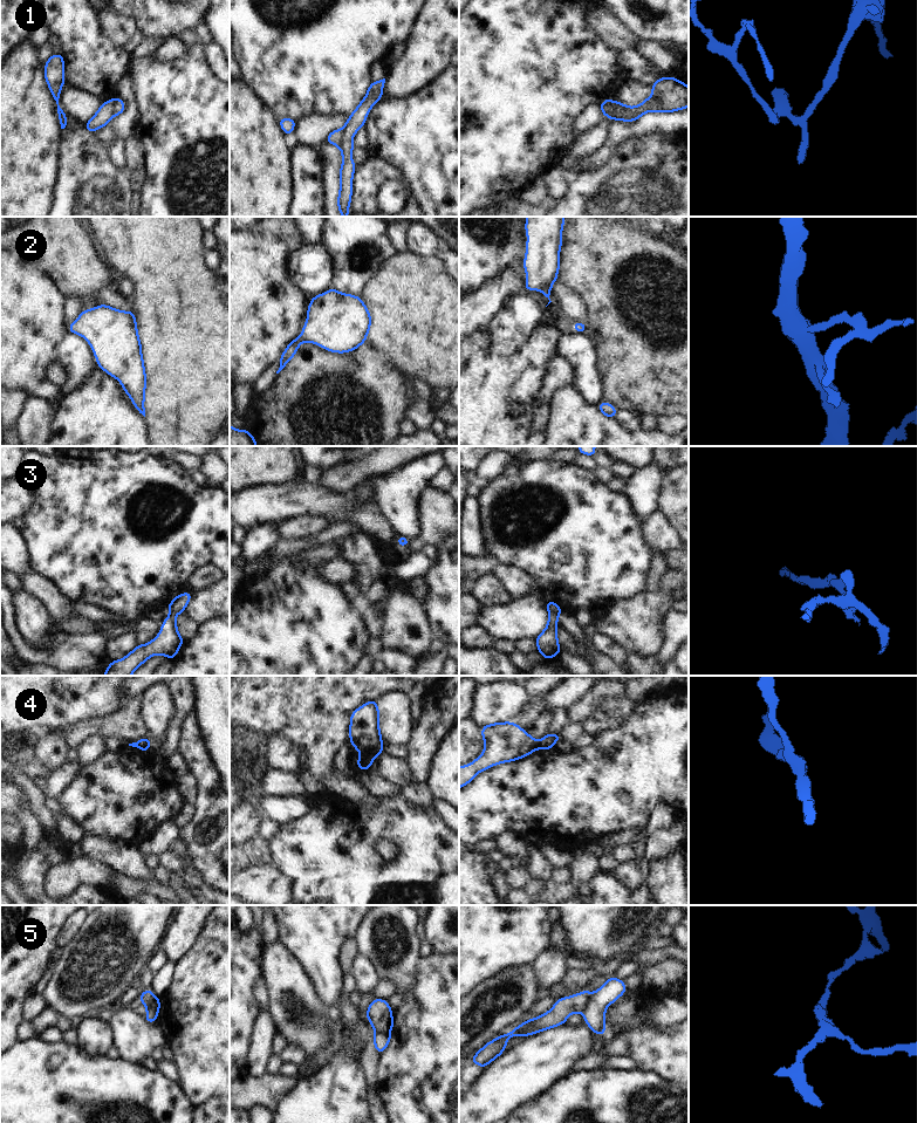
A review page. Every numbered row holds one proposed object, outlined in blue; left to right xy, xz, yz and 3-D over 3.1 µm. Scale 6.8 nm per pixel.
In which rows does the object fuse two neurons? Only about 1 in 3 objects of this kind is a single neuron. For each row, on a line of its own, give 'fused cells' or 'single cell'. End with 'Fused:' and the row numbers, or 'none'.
1: fused cells
2: single cell
3: single cell
4: fused cells
5: fused cells
Fused: 1, 4, 5

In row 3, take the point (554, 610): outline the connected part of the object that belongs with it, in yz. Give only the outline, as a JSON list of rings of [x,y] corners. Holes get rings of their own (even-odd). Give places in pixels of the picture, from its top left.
[[[547,601],[546,608],[549,618],[546,629],[535,638],[538,651],[547,660],[560,655],[561,648],[557,642],[557,618],[562,614],[562,609],[555,601]]]

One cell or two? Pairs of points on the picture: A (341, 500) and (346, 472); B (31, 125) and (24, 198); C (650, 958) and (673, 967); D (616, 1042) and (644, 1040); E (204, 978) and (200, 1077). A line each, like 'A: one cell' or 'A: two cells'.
A: two cells
B: one cell
C: two cells
D: two cells
E: one cell

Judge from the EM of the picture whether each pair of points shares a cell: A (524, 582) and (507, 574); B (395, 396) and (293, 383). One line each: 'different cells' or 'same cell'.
A: same cell
B: same cell

